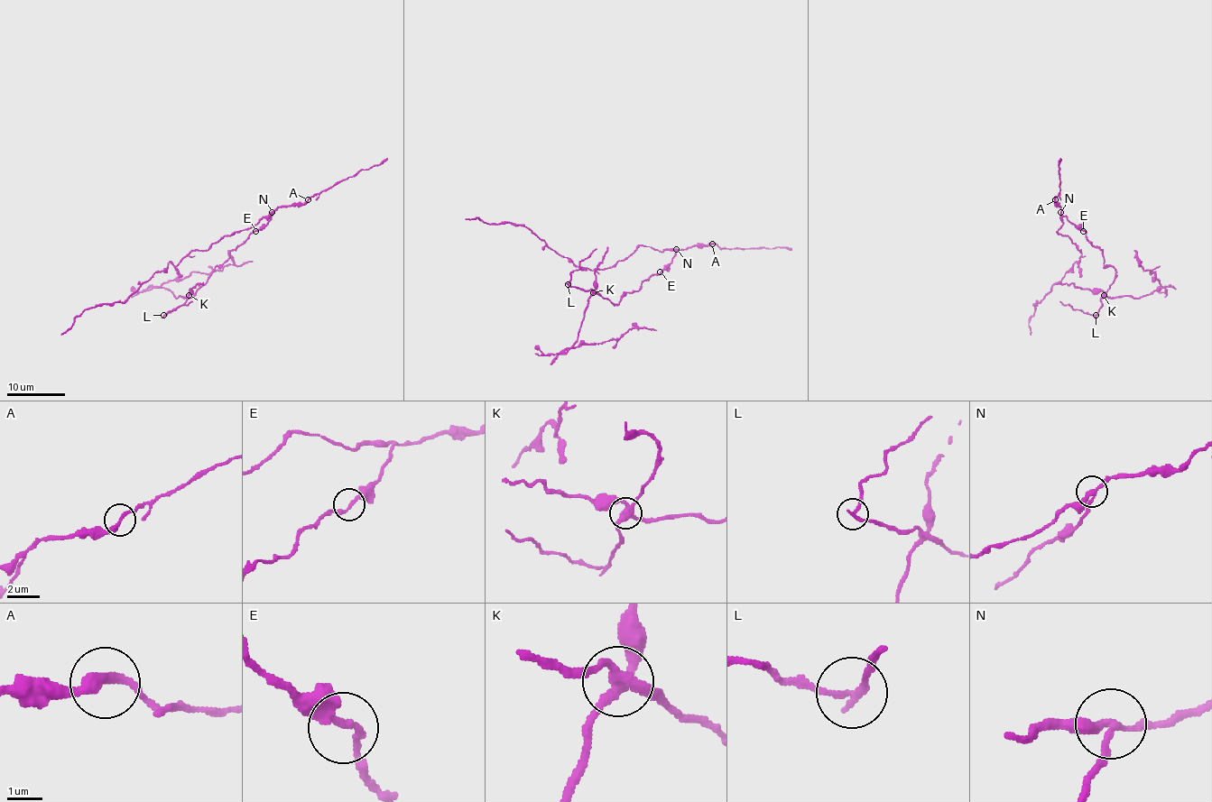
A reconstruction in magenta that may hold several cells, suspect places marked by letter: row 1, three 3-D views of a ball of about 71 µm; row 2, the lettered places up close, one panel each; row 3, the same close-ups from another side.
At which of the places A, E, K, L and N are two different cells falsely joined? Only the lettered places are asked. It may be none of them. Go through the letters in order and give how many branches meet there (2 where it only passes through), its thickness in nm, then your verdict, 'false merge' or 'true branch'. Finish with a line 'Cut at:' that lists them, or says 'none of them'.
A: 2 branches meet; 280 nm thick; true branch
E: 2 branches meet; 190 nm thick; true branch
K: 4 branches meet; 280 nm thick; false merge
L: 2 branches meet; 190 nm thick; false merge
N: 3 branches meet; 200 nm thick; false merge
Cut at: K, L, N

